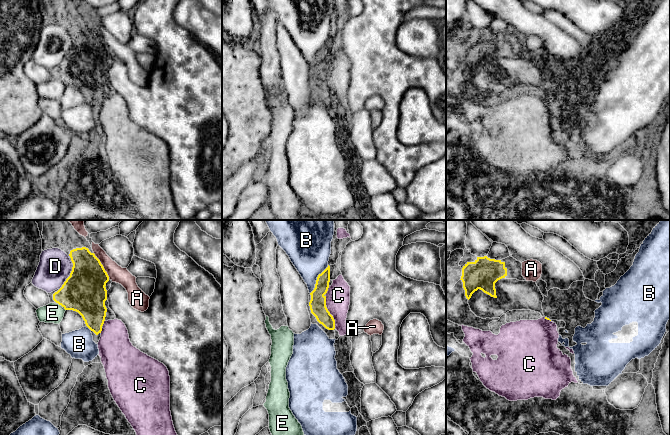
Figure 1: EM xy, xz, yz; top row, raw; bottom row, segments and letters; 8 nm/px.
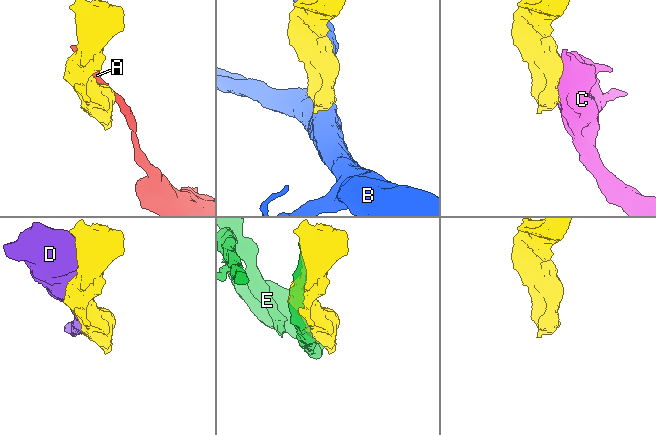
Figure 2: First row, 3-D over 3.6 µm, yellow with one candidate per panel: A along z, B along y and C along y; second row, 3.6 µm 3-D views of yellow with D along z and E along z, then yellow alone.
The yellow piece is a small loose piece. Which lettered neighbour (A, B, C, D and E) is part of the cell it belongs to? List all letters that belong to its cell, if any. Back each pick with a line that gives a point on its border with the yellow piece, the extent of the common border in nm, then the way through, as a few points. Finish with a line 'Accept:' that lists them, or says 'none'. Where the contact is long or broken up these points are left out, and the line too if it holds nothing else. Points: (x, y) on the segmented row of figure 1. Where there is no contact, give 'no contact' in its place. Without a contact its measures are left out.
C: meets yellow in xz at (333, 318); contact 190 nm long; runs through xz (317, 304), (333, 318), (337, 309), (338, 295)
Accept: C

